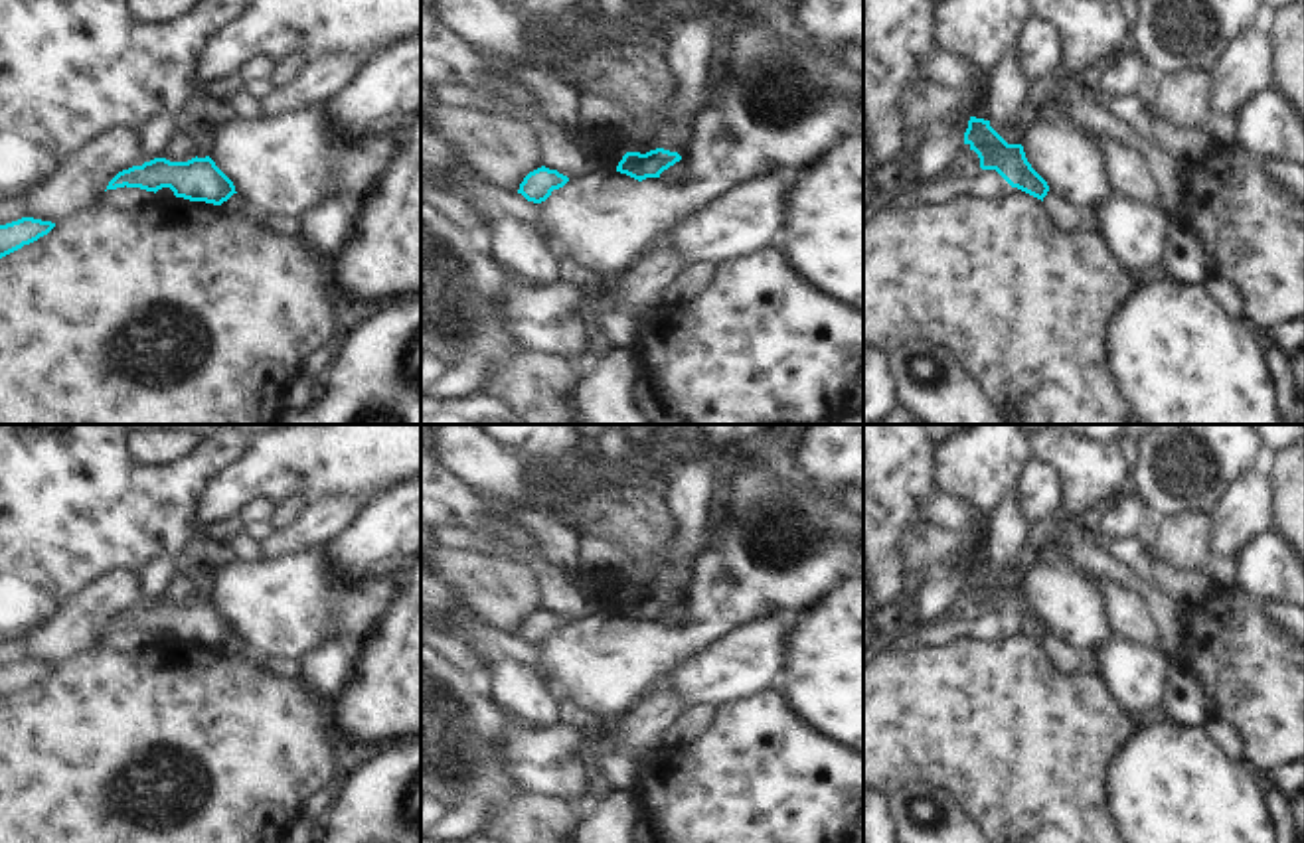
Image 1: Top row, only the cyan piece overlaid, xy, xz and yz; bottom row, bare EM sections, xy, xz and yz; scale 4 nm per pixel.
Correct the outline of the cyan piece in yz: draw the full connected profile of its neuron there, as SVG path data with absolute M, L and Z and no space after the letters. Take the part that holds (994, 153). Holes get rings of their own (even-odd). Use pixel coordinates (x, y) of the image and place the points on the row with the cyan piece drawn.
M970 116L964 144L978 154L982 170L996 170L1012 188L1043 201L1049 192L1047 182L1031 168L1023 146L1008 144L990 120Z

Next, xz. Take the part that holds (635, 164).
M656 148L646 154L626 152L618 162L616 172L642 182L646 178L660 178L664 170L668 170L680 160L682 156L678 152L670 152L664 148Z

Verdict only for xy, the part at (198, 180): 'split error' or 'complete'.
complete

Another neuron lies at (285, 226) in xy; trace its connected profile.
M233 193L227 201L223 201L221 205L233 209L233 211L241 211L247 209L253 215L261 215L265 219L265 223L281 235L286 237L296 237L302 229L304 229L304 221L298 217L269 217L265 213L261 213L259 209L255 209L247 199L243 199L239 193Z

